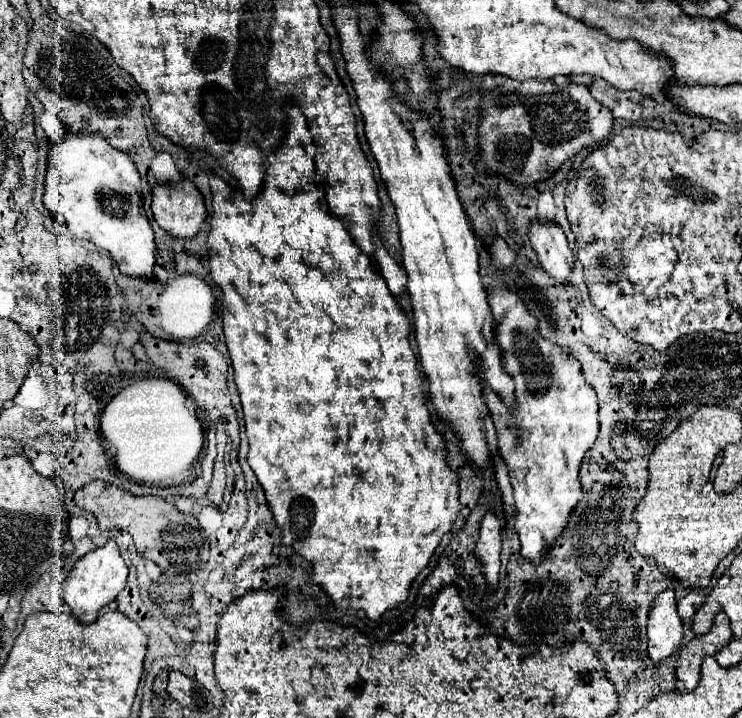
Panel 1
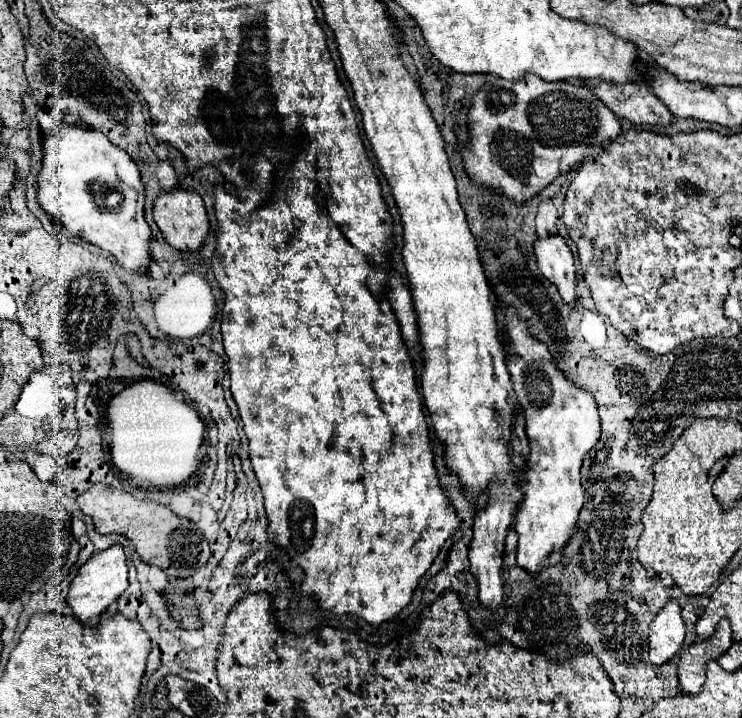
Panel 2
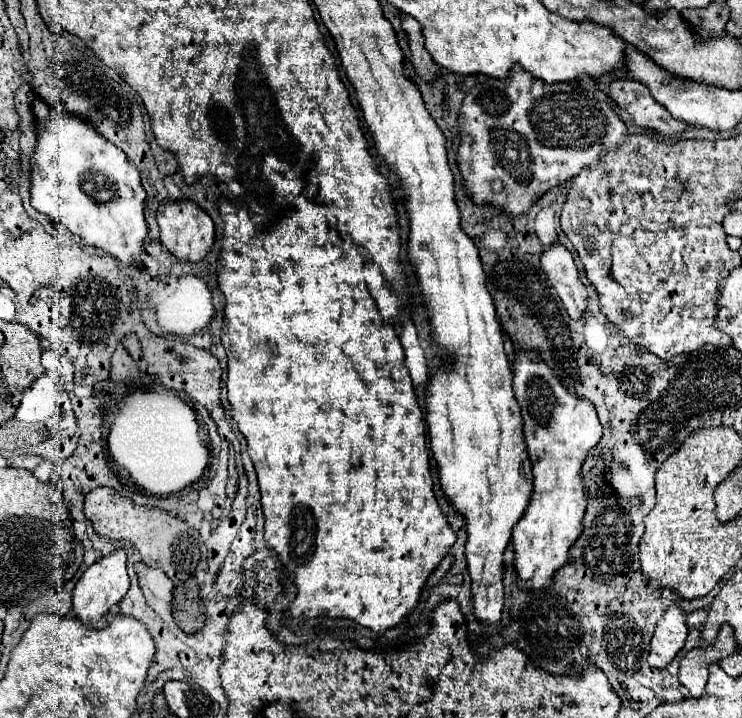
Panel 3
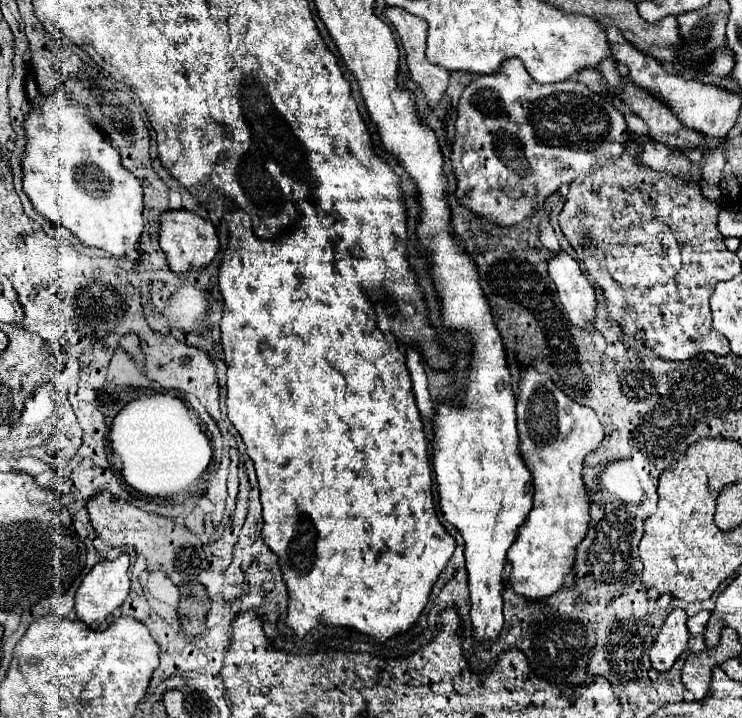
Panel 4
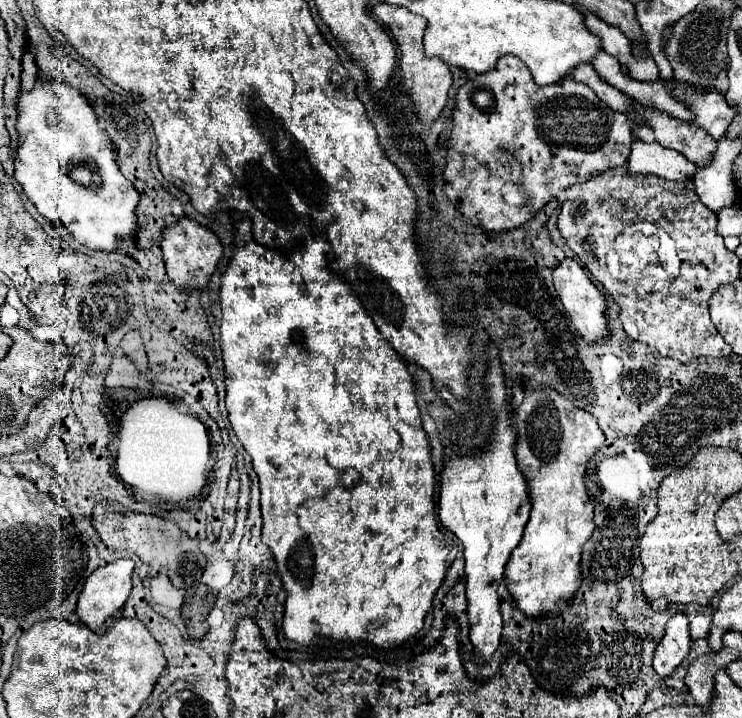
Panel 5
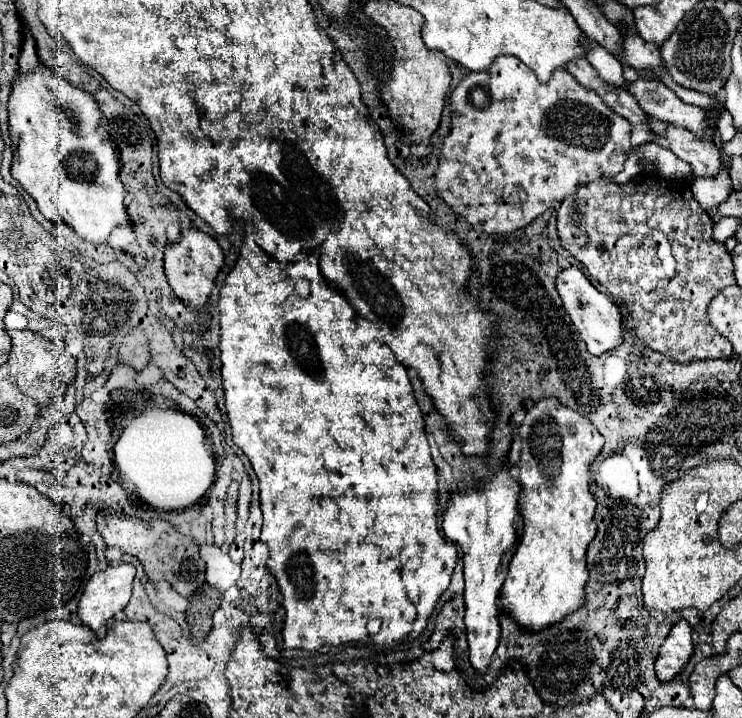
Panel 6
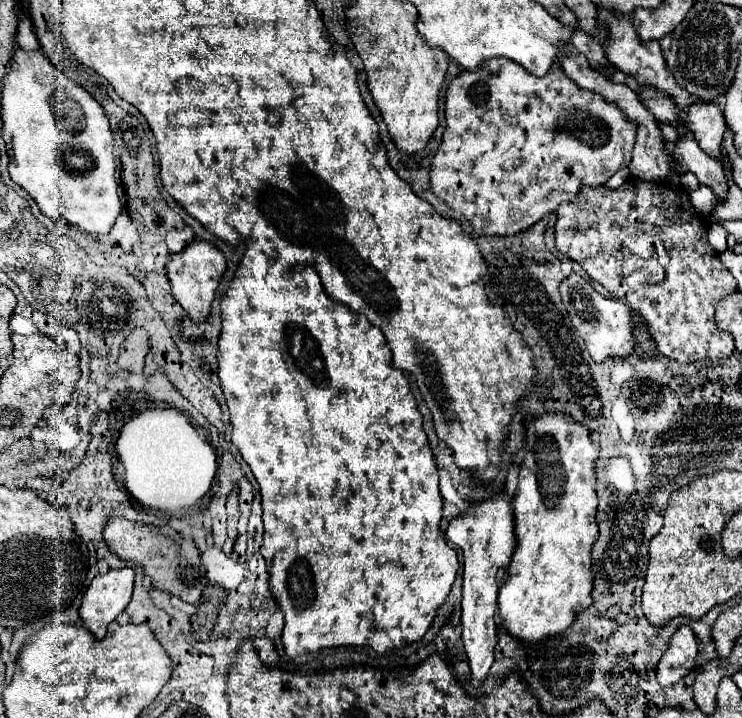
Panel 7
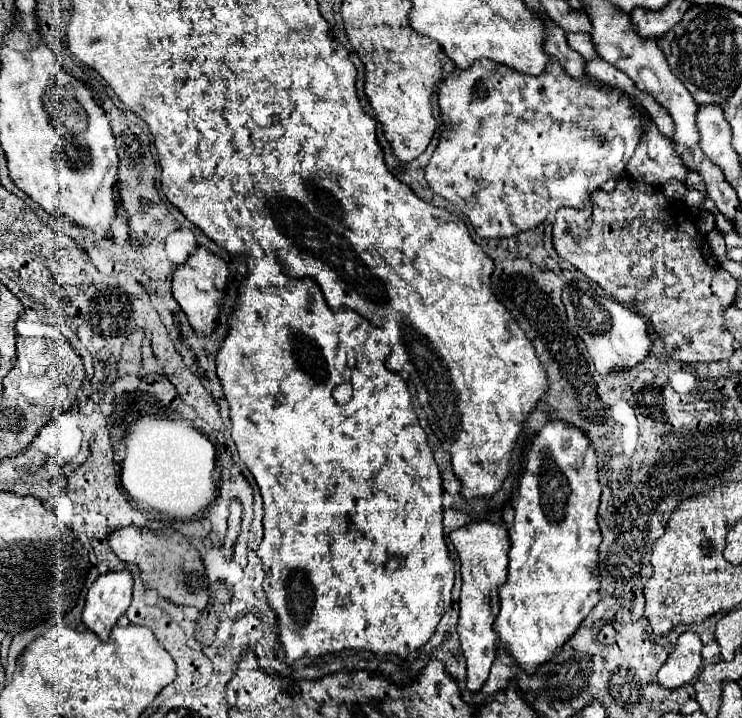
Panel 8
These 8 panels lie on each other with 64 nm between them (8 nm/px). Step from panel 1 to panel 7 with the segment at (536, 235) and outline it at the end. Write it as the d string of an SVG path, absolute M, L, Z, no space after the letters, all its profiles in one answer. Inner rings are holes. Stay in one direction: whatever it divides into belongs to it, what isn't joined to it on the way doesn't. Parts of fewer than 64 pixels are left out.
M578 274L568 276L560 284L560 294L562 294L562 302L568 310L568 316L574 324L574 328L580 332L580 338L588 346L588 352L594 362L600 364L608 358L626 358L626 356L634 354L634 350L636 350L636 342L634 342L634 334L632 334L634 318L632 318L632 310L626 304L622 304L614 298L604 298L590 286L588 280L584 280Z

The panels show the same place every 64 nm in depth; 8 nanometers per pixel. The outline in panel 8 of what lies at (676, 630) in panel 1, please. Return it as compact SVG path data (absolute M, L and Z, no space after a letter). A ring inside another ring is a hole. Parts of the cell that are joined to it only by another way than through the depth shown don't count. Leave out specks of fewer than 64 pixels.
M684 632L676 642L674 652L660 668L658 682L664 688L680 688L692 682L702 666L700 650L702 650L702 640L694 632Z

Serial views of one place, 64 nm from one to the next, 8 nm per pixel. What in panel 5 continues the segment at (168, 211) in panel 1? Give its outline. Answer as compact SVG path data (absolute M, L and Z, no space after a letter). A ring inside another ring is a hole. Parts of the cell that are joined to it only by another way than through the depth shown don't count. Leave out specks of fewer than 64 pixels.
M182 218L176 224L164 228L160 248L164 252L164 264L166 264L168 278L172 280L172 284L178 290L184 290L184 292L186 290L204 290L208 286L218 262L222 260L222 244L216 238L216 234L190 218Z

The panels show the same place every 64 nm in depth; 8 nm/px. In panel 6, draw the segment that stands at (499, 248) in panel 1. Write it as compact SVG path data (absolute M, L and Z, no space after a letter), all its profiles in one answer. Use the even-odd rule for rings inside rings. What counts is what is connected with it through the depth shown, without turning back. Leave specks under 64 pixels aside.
M546 398L538 404L532 404L524 410L524 420L520 426L522 450L520 450L520 514L524 518L524 530L520 534L520 542L516 554L510 560L508 574L504 586L500 590L502 610L508 616L516 618L516 624L522 630L540 632L540 628L548 628L558 624L570 612L576 612L586 602L584 586L588 582L586 568L586 550L588 544L596 536L594 510L596 500L590 494L590 464L600 454L604 446L604 438L590 424L586 416L580 416L568 406L562 406L558 400Z

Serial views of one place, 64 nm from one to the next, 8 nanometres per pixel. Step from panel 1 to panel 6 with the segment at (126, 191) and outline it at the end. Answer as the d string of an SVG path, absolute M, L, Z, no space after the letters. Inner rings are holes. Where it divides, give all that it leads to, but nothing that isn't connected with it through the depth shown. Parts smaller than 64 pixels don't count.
M44 64L36 70L18 70L12 82L12 92L8 98L8 128L10 142L14 148L12 158L12 178L36 200L38 210L54 222L66 222L80 238L90 244L106 244L110 232L128 222L128 212L124 208L124 186L118 178L120 160L112 134L108 132L108 120L98 108L94 96L72 86L62 76L56 76Z

